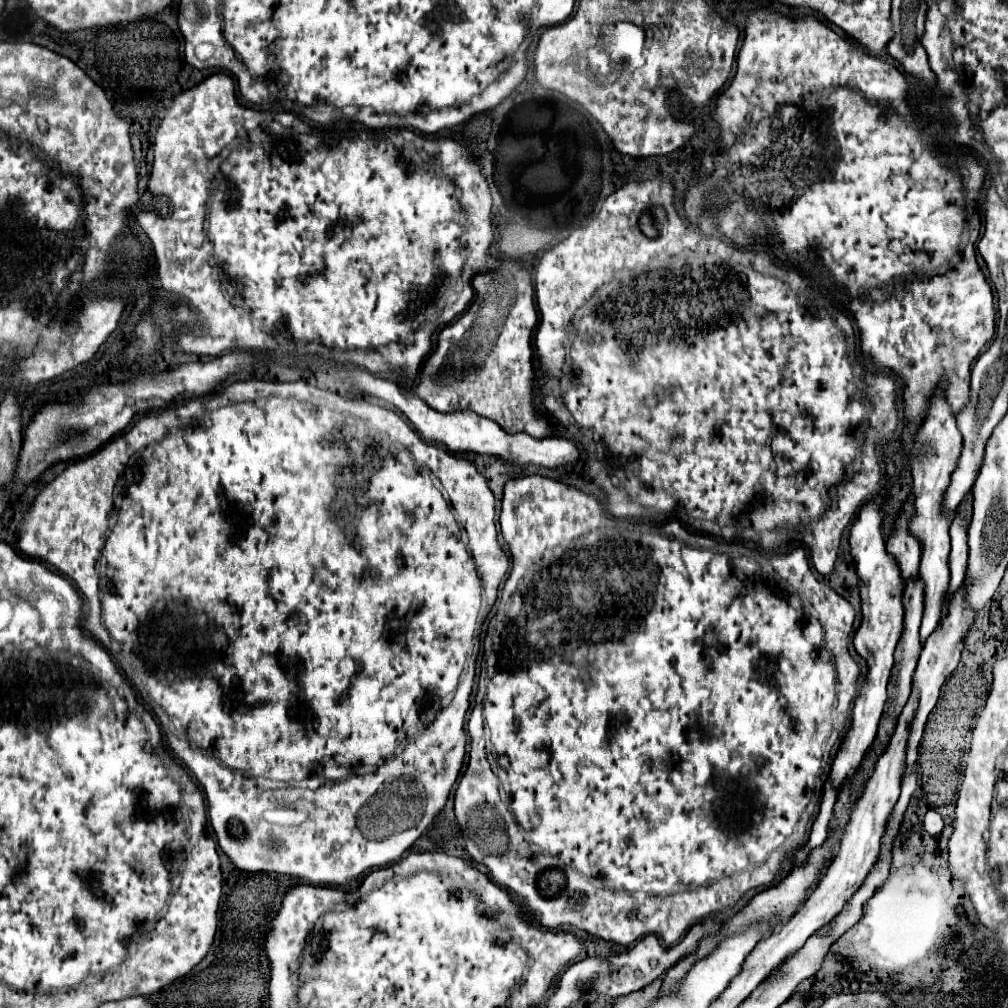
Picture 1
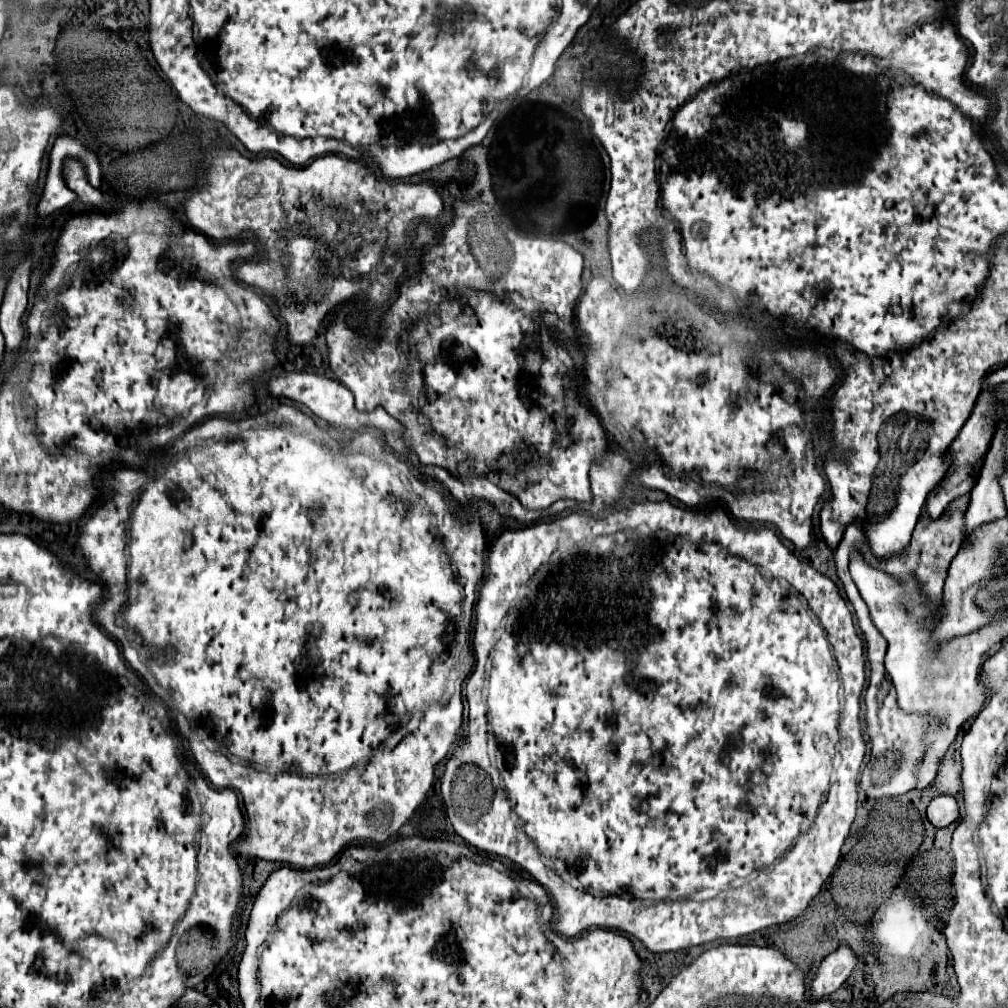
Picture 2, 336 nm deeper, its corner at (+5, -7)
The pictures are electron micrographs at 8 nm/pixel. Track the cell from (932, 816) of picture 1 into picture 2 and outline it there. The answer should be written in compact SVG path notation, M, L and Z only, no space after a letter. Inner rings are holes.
M937 795L927 807L927 819L933 827L943 829L959 819L959 805L951 795Z

